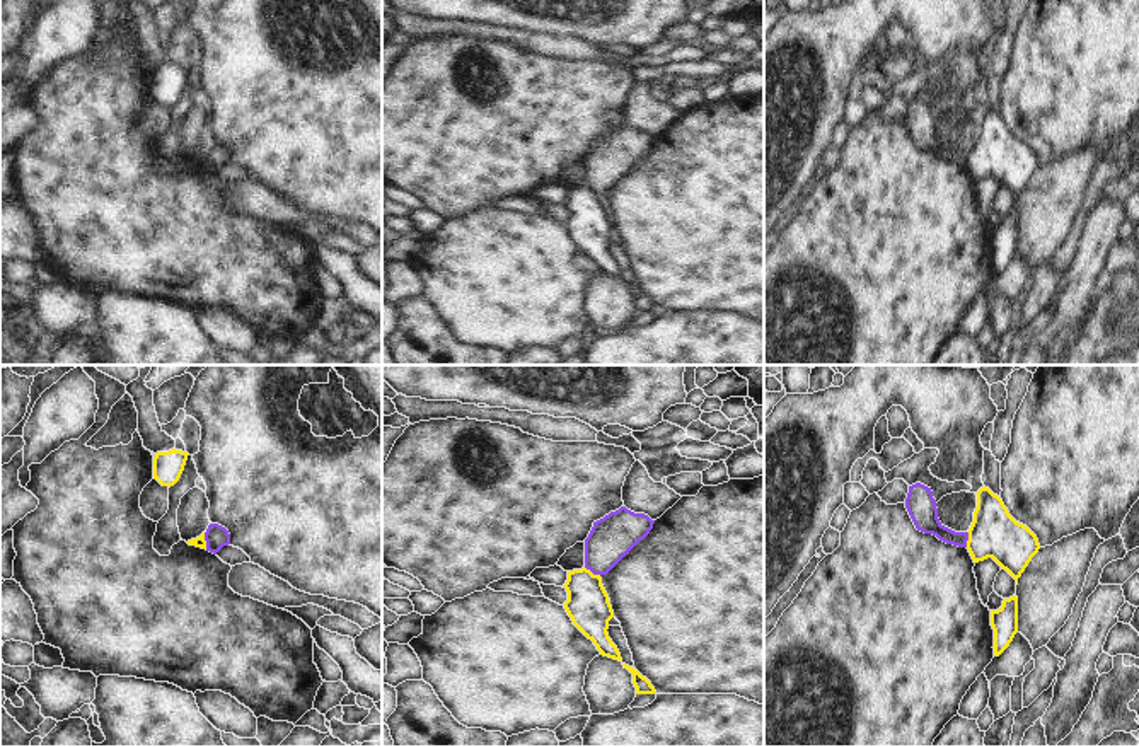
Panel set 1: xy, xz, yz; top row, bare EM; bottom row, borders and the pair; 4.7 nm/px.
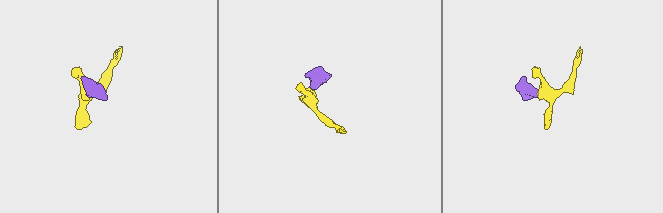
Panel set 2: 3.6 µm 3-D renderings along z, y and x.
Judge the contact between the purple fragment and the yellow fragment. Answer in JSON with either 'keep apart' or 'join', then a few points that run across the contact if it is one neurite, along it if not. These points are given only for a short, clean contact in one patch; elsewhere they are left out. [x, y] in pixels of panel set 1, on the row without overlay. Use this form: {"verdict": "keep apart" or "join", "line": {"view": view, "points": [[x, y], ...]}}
{"verdict": "keep apart", "line": {"view": "xy", "points": [[203, 150], [207, 166]]}}

